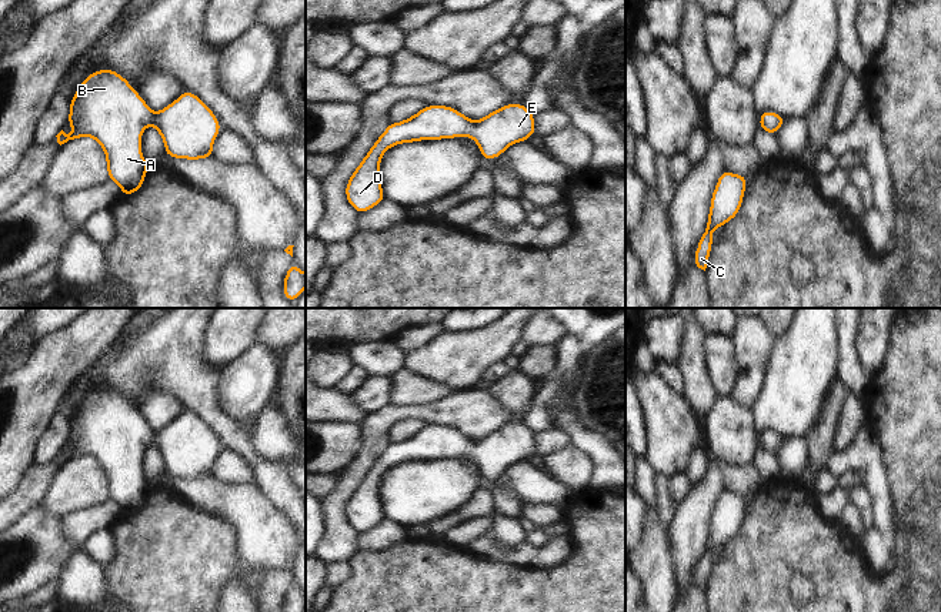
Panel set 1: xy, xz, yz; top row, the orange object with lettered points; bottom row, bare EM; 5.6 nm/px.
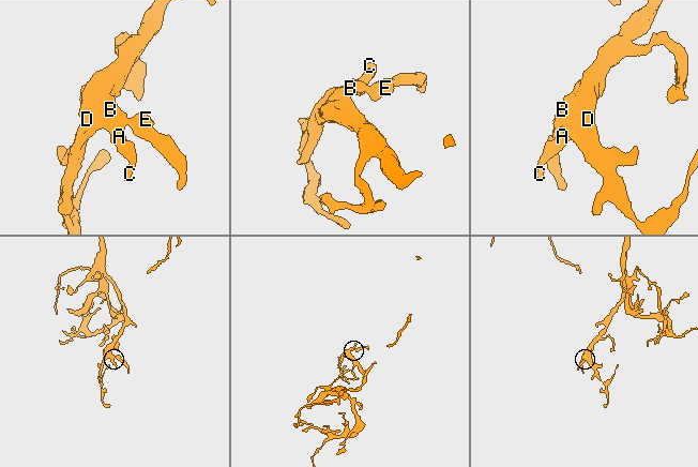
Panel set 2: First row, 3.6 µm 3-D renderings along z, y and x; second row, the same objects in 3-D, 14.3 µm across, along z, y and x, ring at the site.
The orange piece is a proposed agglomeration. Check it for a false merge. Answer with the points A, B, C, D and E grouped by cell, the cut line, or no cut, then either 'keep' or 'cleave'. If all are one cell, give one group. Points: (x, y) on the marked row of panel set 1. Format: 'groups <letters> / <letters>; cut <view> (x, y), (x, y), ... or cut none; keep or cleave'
groups A B C D E; cut none; keep

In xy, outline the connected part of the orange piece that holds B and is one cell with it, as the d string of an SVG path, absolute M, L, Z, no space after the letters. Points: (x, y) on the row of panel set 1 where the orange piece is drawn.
M103 68L91 71L79 86L70 100L69 120L74 131L67 136L63 130L56 136L61 146L80 137L94 138L106 154L107 178L121 188L121 195L137 193L147 175L147 161L141 154L141 134L151 124L164 141L164 153L171 158L203 160L213 158L213 143L221 124L211 108L194 93L184 90L180 97L163 110L153 113L144 98L117 71Z

